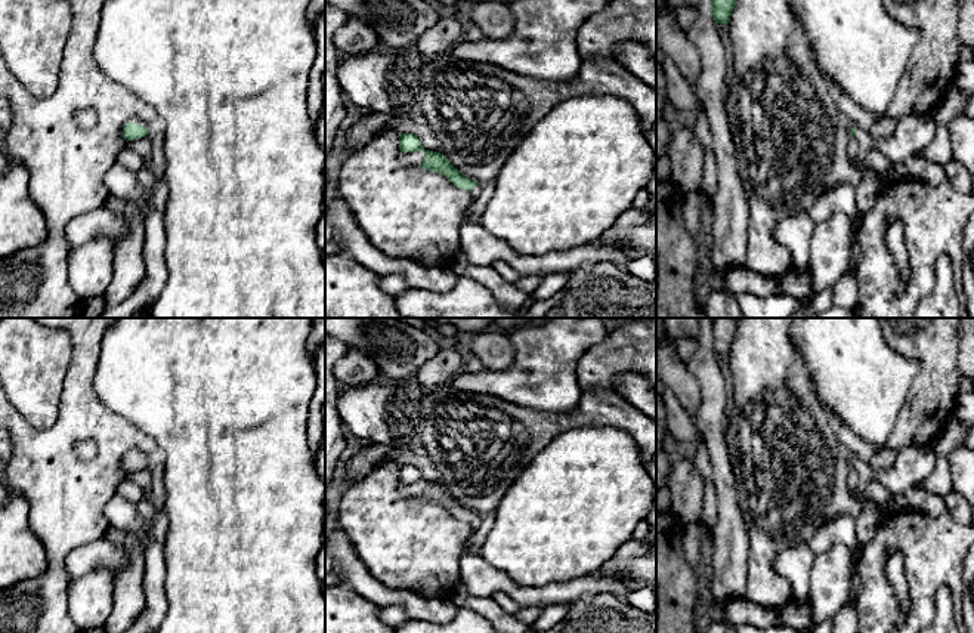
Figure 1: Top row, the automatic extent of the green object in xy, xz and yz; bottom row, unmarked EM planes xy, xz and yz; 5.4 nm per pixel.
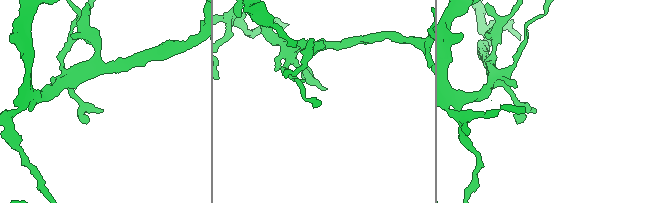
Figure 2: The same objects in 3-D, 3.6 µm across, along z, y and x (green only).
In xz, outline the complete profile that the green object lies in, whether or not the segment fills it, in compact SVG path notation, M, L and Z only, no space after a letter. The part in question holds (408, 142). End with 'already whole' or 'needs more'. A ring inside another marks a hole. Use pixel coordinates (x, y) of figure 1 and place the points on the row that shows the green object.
M402 133L399 138L399 149L402 152L423 151L426 157L424 163L420 164L420 167L446 176L457 188L467 189L471 194L473 201L479 197L480 185L476 180L460 173L443 154L426 151L421 139L417 135Z; needs more

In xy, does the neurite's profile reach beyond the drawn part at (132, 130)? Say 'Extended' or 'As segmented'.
As segmented

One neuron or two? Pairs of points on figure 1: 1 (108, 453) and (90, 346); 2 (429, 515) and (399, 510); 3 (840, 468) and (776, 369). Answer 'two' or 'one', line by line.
1: one
2: one
3: one

